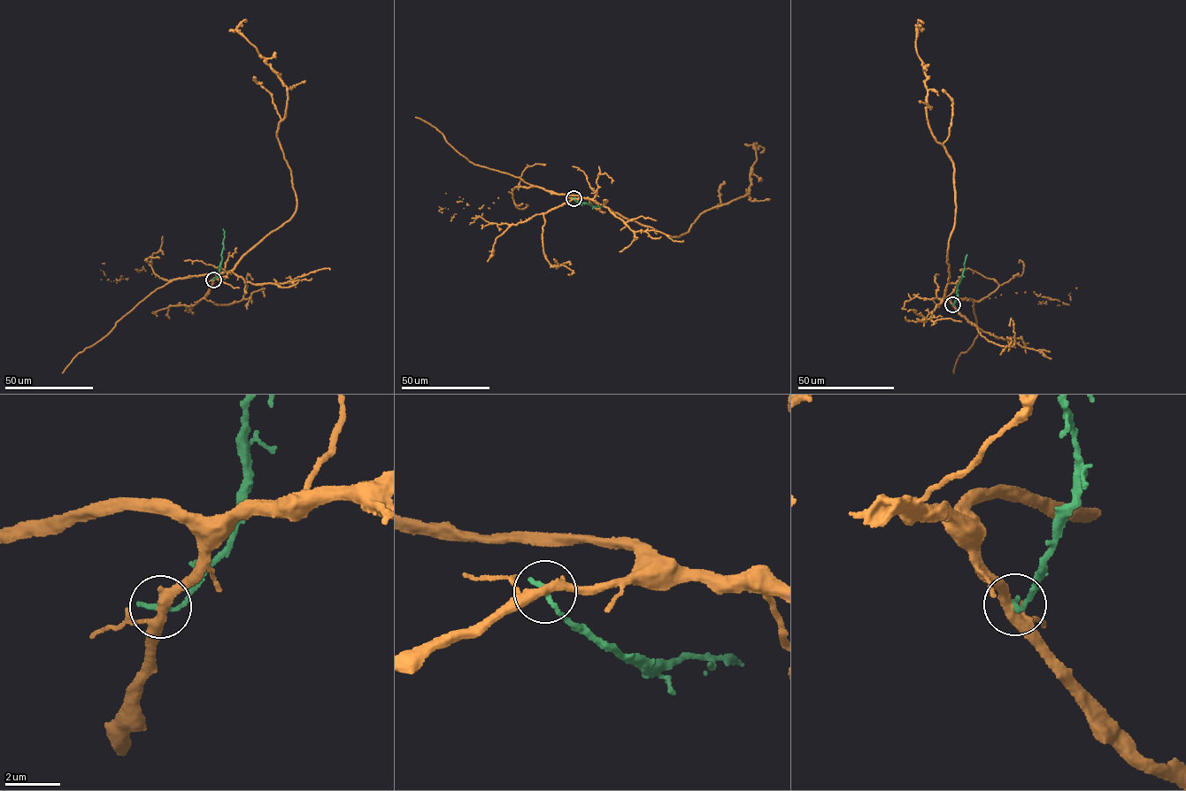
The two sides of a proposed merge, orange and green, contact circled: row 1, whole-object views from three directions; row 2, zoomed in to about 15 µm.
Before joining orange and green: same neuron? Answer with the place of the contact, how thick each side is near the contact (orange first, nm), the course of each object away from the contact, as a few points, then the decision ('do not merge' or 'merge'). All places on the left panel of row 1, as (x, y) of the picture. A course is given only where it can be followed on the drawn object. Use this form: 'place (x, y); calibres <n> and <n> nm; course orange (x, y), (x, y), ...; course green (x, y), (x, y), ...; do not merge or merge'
place (213, 280); calibres 300 and 200 nm; course orange (213, 280), (234, 268), (296, 211), (291, 170), (277, 137), (287, 88), (237, 30), (244, 22); course green (213, 280), (219, 274), (222, 260), (223, 228); do not merge

